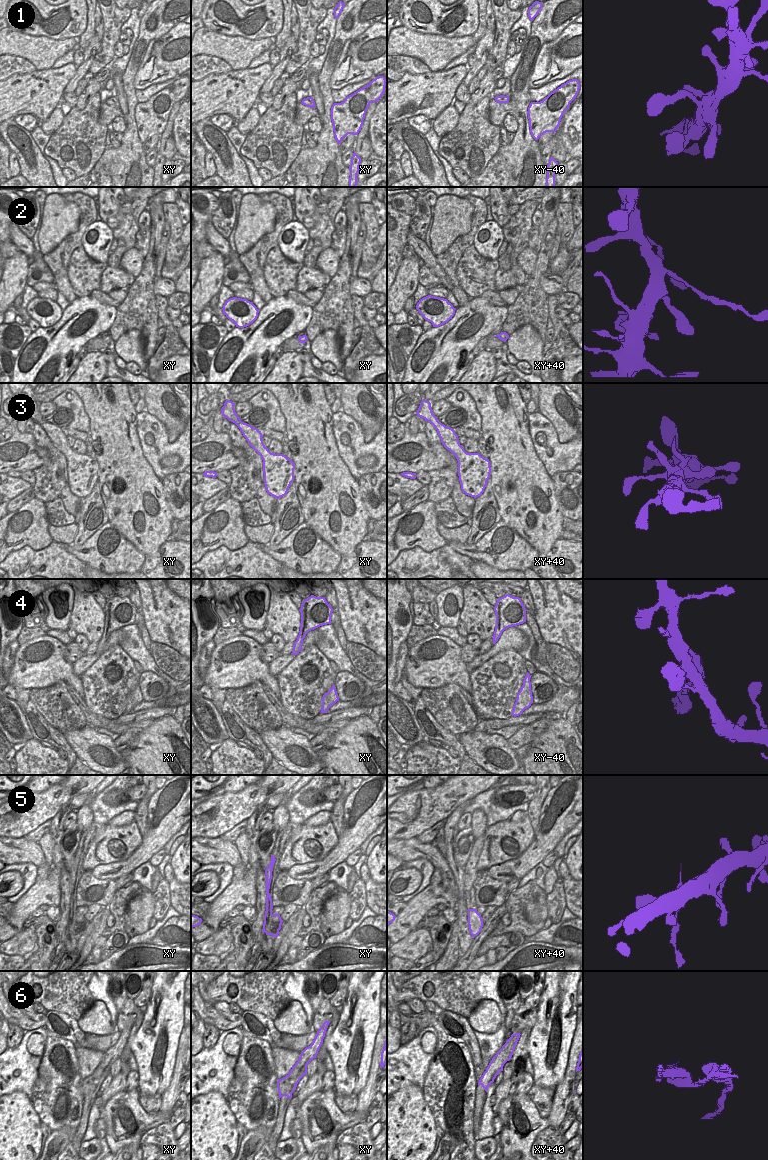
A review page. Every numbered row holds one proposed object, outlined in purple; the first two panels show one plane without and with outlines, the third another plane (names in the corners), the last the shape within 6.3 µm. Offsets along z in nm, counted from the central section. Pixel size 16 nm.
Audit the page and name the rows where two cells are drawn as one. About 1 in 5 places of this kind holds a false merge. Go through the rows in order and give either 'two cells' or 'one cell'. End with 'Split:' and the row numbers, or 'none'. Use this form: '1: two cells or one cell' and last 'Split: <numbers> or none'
1: one cell
2: two cells
3: one cell
4: two cells
5: two cells
6: two cells
Split: 2, 4, 5, 6

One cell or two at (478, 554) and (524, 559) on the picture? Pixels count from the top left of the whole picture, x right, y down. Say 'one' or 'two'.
one

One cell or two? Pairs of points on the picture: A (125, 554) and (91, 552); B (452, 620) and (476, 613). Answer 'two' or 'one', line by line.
A: one
B: two

